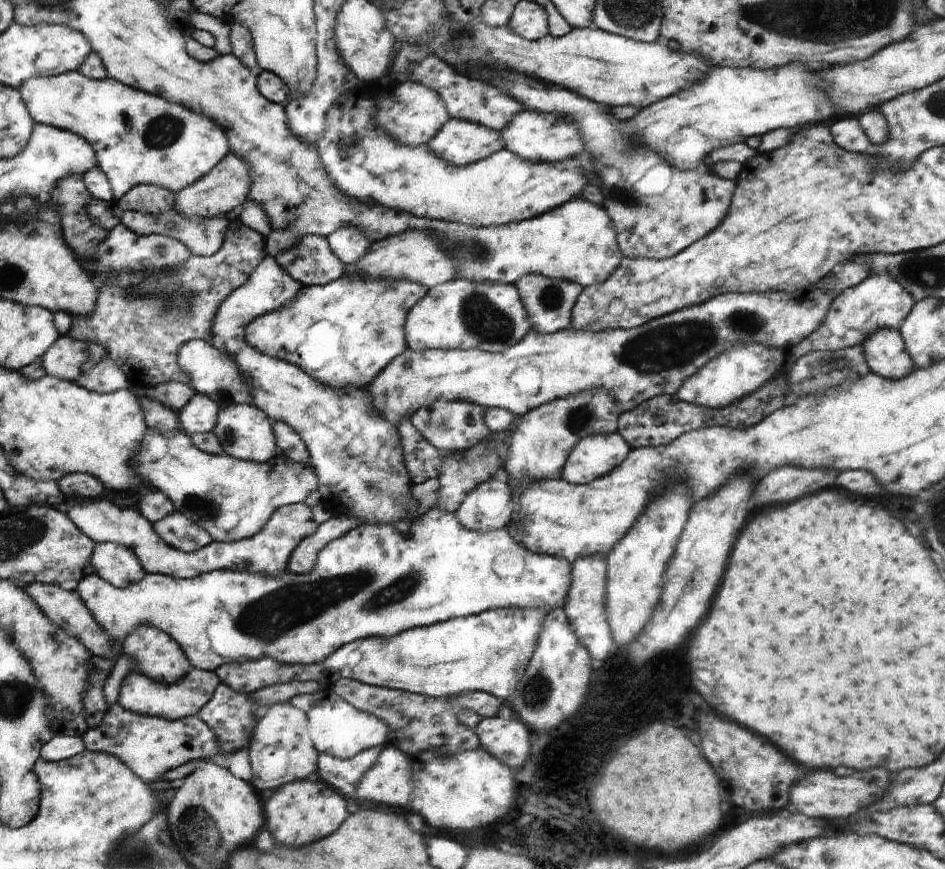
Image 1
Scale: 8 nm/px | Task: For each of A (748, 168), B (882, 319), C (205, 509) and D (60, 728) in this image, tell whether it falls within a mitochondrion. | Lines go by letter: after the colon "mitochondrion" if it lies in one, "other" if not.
A: other
B: other
C: mitochondrion
D: other

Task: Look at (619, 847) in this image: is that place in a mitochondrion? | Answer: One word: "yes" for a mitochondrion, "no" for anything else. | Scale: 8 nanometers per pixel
no

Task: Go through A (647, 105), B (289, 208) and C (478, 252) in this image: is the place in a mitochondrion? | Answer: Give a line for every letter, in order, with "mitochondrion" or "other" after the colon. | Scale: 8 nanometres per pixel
A: other
B: other
C: mitochondrion

